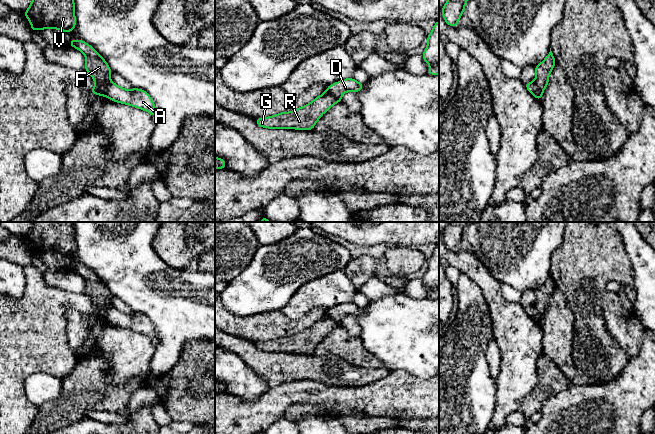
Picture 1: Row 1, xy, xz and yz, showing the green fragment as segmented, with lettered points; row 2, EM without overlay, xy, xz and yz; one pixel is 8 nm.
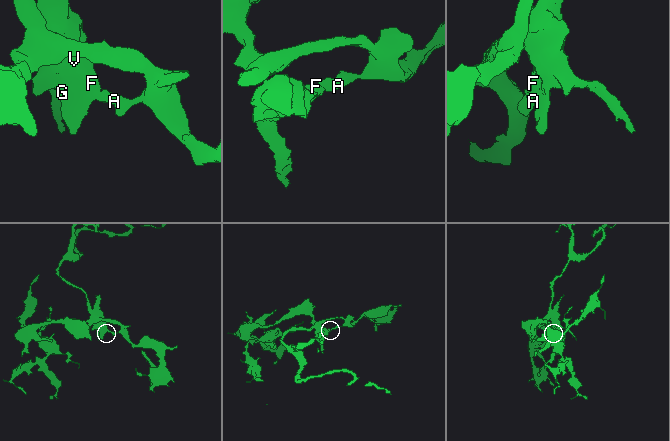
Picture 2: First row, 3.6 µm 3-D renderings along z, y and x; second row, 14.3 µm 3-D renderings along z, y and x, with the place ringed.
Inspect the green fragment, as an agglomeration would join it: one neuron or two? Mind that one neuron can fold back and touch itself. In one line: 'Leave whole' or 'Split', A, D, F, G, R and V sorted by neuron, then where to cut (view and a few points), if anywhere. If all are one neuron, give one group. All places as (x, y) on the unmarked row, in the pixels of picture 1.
Split. Groups: A D / F G R V. Split along xz (326, 315), (339, 325)

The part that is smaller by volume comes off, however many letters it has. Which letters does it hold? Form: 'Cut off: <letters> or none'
Cut off: F, G, R, V

